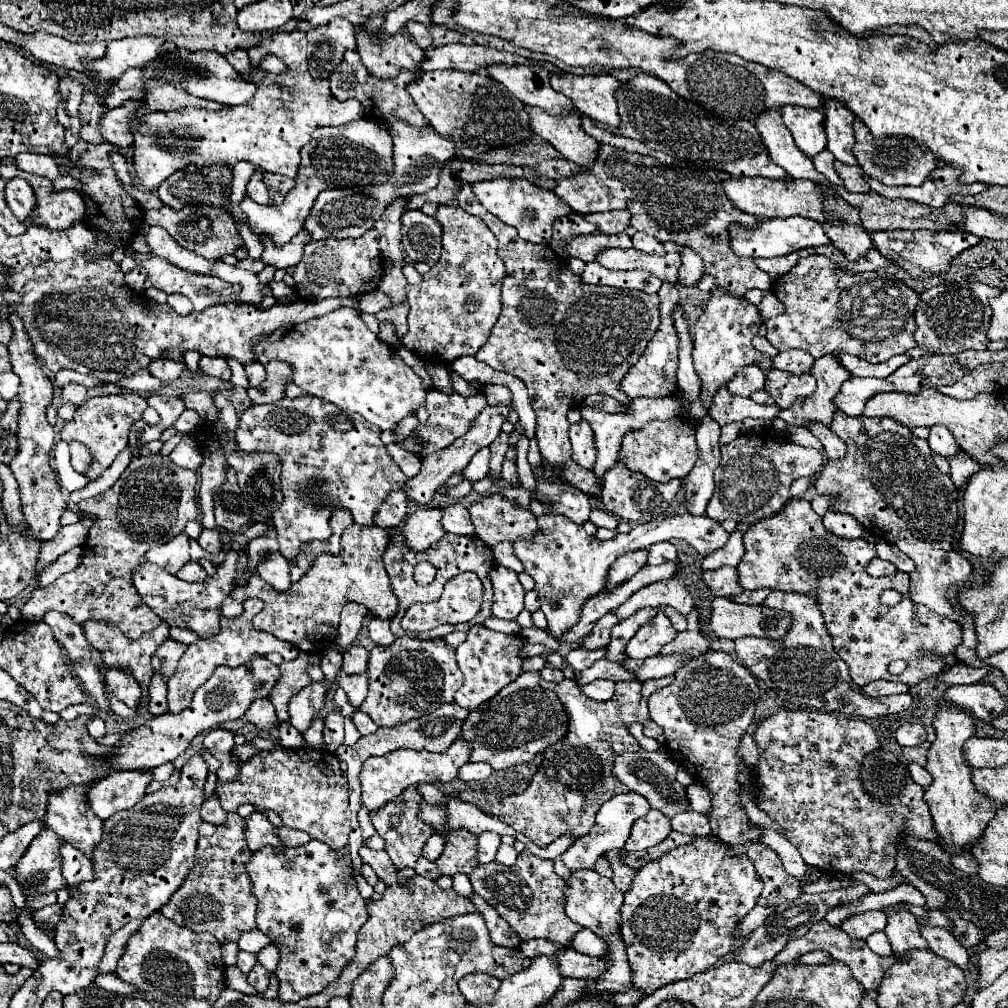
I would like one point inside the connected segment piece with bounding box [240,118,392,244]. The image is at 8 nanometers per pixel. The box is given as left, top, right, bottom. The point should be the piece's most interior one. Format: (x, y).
(357, 153)

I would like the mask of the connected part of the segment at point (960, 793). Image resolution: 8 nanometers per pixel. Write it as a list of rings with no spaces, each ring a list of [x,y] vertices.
[[[942,704],[936,710],[932,726],[936,730],[936,740],[928,750],[928,764],[924,768],[932,774],[934,782],[926,788],[924,800],[930,808],[934,828],[940,834],[940,846],[950,854],[960,854],[962,850],[970,850],[970,846],[982,836],[986,824],[994,818],[994,802],[976,792],[970,780],[972,768],[962,760],[962,746],[976,732],[972,714],[950,704]]]

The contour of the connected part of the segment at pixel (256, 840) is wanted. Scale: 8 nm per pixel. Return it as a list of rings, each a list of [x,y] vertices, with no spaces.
[[[252,812],[246,820],[246,844],[248,848],[260,850],[262,846],[282,846],[274,834],[274,826],[268,822],[266,814]]]

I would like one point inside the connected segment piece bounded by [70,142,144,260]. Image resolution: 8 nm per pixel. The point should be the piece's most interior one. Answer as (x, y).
(116, 215)

